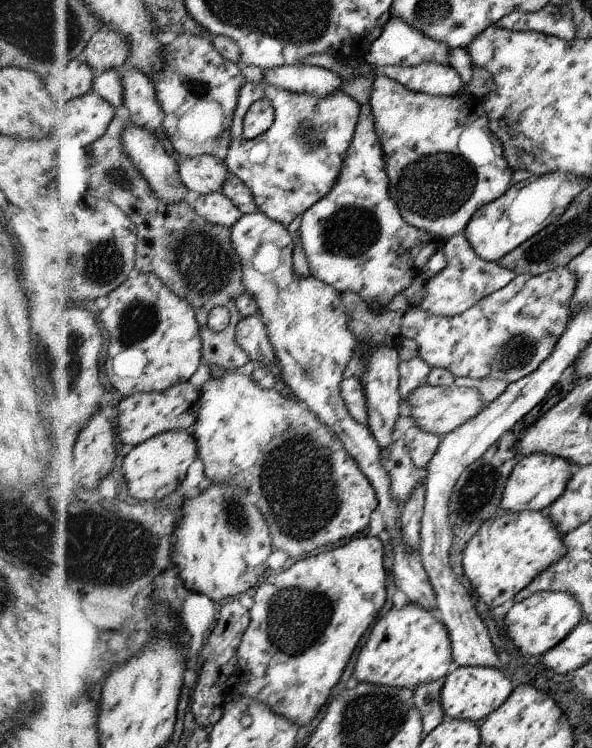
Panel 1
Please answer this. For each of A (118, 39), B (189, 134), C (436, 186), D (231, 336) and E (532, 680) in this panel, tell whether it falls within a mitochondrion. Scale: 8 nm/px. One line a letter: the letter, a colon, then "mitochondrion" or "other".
A: other
B: other
C: mitochondrion
D: other
E: other

